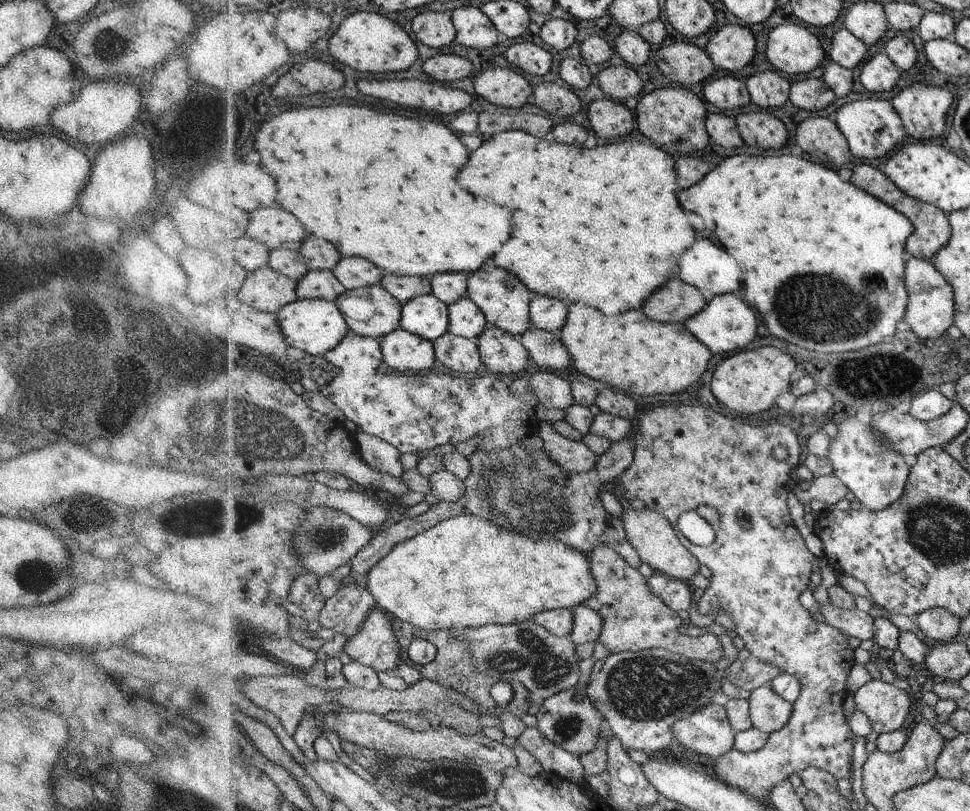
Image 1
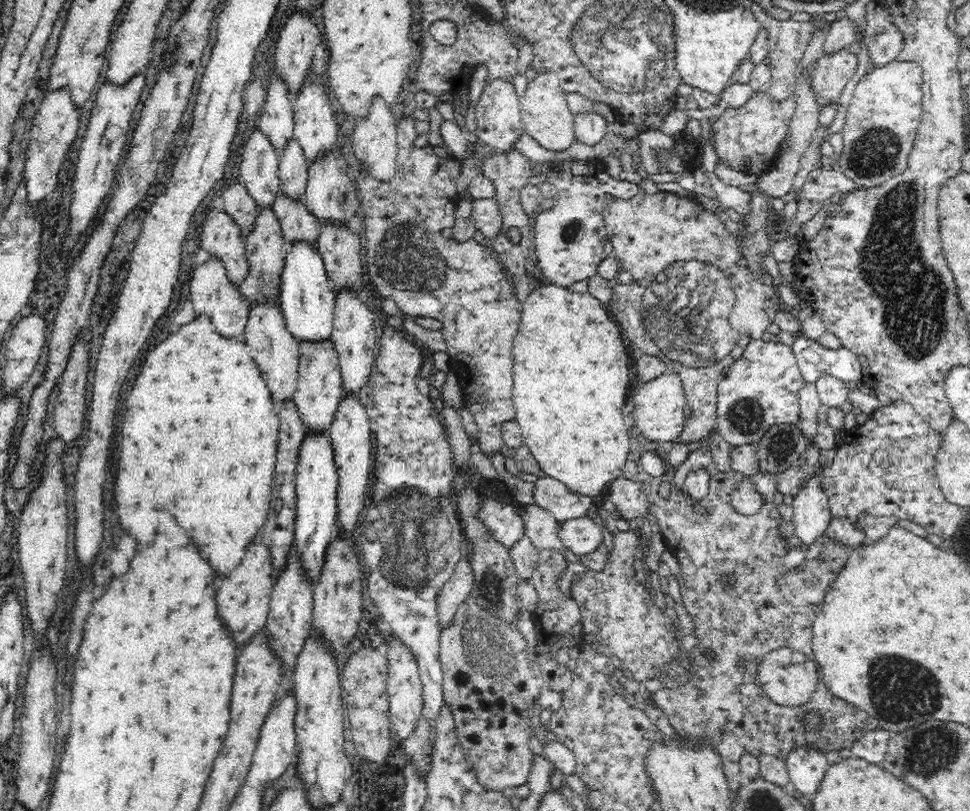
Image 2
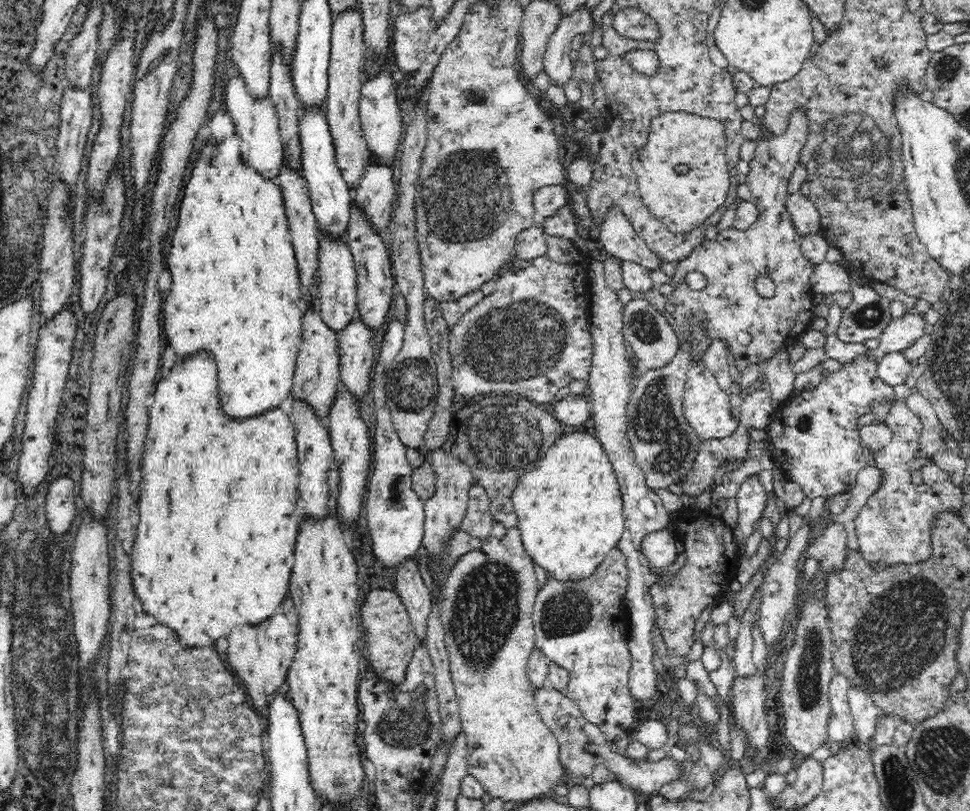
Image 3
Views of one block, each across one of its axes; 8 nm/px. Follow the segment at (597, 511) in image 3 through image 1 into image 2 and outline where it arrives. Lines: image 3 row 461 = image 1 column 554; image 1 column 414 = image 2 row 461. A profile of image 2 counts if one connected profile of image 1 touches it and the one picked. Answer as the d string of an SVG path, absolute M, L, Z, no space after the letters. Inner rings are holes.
M536 280L534 290L531 290L522 303L520 310L520 322L517 324L516 334L512 336L512 406L516 422L521 427L524 437L523 444L532 452L538 465L538 469L544 471L547 476L555 478L572 486L572 489L580 493L596 497L606 492L606 488L615 479L620 478L620 470L624 467L629 456L631 444L631 431L625 426L622 416L622 408L630 396L632 387L630 385L630 353L635 352L628 343L624 331L619 323L614 319L614 315L606 310L606 305L602 308L602 301L598 300L589 291L584 294L574 294L569 286L558 285L555 282L546 280Z

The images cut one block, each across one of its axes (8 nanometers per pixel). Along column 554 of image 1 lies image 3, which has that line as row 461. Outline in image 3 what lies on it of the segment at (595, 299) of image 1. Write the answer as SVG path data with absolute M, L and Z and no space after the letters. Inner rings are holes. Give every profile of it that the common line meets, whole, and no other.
M196 356L196 360L184 360L184 364L174 364L174 368L170 370L170 374L166 378L162 378L162 382L157 381L155 384L155 390L152 393L151 403L149 405L149 428L147 438L144 444L144 456L142 458L142 479L140 481L140 495L138 508L138 522L136 528L136 536L133 538L132 544L132 569L131 579L133 582L133 588L136 588L136 596L142 600L142 606L144 610L154 616L160 624L176 630L176 634L180 636L180 640L186 644L186 646L212 646L218 638L222 636L230 635L232 626L259 626L263 620L270 618L274 614L274 610L282 604L283 600L289 594L289 582L292 574L292 568L295 564L295 544L297 534L299 533L300 516L296 514L296 500L298 496L298 478L300 477L299 460L297 456L297 442L295 438L296 429L291 418L288 417L286 412L280 408L274 409L270 412L266 412L264 416L256 416L256 420L244 420L244 424L228 424L228 420L224 420L224 416L220 416L220 408L216 408L216 364L212 364L212 356Z

